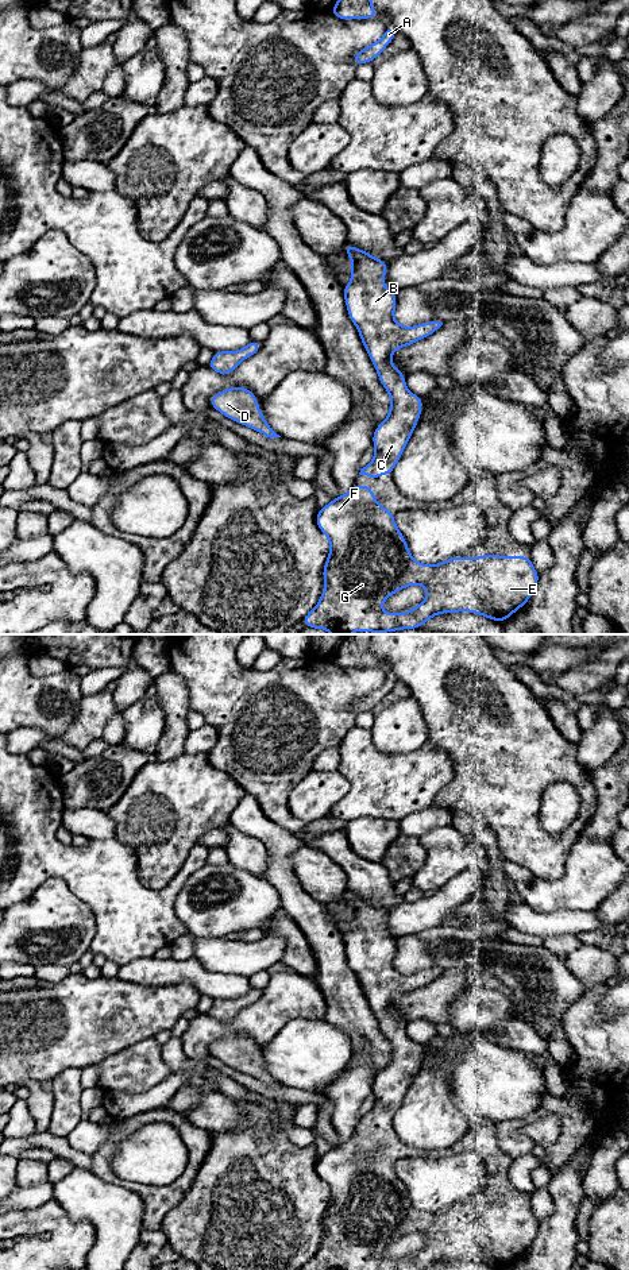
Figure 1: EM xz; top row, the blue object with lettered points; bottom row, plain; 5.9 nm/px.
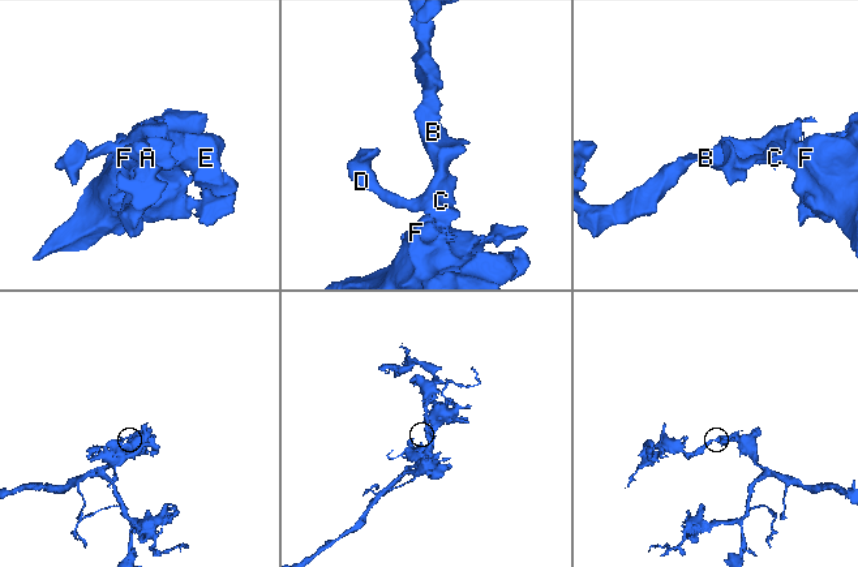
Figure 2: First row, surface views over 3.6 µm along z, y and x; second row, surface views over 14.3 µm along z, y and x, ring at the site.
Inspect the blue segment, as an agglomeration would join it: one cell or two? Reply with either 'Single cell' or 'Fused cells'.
Single cell

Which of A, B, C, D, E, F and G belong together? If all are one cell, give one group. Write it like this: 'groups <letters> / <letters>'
groups A B C D E F G

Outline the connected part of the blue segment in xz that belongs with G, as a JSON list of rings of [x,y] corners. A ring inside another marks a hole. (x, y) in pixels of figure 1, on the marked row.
[[[358,482],[341,497],[335,497],[316,514],[317,528],[329,539],[329,555],[323,567],[324,590],[319,603],[301,622],[306,628],[324,629],[332,634],[351,634],[352,632],[390,633],[404,629],[420,629],[428,619],[443,613],[470,611],[494,622],[505,622],[512,614],[530,599],[537,587],[540,574],[535,570],[530,556],[498,556],[482,553],[478,559],[454,556],[441,564],[422,564],[416,561],[408,548],[404,534],[395,525],[393,512],[378,505],[371,486],[364,483],[360,489]],[[413,584],[421,584],[428,595],[424,602],[410,611],[397,614],[383,613],[381,605],[397,591]]]

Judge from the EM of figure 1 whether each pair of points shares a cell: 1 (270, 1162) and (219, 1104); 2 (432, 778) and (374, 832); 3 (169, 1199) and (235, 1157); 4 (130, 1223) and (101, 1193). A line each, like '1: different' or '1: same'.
1: different
2: different
3: different
4: same

